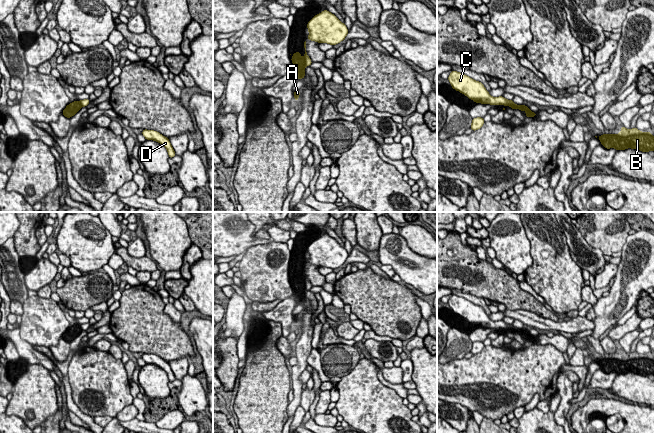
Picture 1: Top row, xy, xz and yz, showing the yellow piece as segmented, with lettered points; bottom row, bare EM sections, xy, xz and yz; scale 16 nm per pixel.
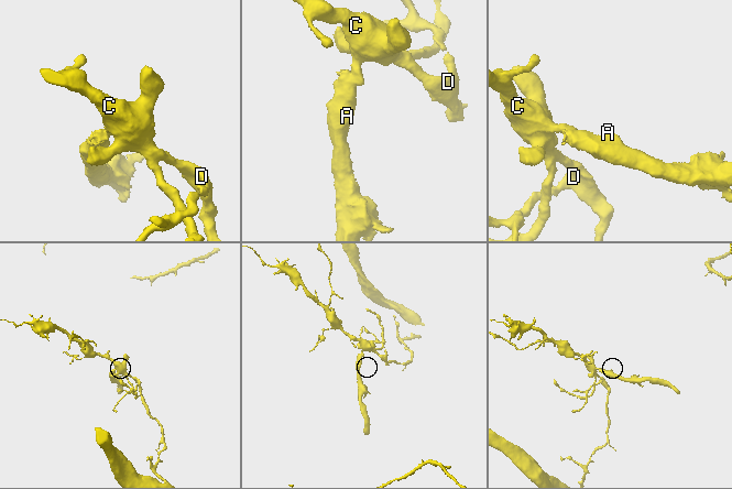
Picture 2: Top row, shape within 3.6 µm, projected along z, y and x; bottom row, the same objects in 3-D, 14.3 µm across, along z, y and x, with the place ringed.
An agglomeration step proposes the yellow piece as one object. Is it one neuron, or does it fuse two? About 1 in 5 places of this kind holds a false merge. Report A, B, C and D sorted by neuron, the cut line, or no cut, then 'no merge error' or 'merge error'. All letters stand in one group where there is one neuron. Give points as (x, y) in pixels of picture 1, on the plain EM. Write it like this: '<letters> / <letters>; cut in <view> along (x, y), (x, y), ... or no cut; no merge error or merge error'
A B / C D; cut in xz along (304, 281), (306, 289); merge error

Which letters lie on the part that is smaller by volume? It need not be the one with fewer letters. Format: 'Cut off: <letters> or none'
Cut off: A, B

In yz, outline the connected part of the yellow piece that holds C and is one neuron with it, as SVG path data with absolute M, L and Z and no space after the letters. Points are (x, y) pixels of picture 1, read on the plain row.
M455 294L451 295L448 305L453 313L466 319L477 328L514 329L513 324L507 324L503 320L492 321L481 306Z

